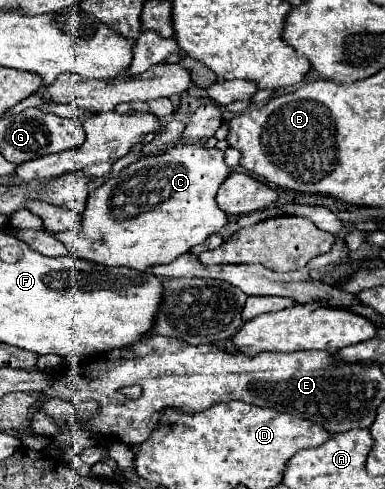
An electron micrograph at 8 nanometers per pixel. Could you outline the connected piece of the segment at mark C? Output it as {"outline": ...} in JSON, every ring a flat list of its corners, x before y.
{"outline":[[177,144,167,154,139,158,99,188,91,190,87,208,77,228,61,232,57,238,67,246,73,258,101,266,127,266,147,272,157,264,169,264,227,224,227,216,217,206,215,194,229,174,231,168,225,164,223,152,217,148,205,150,201,144]]}

